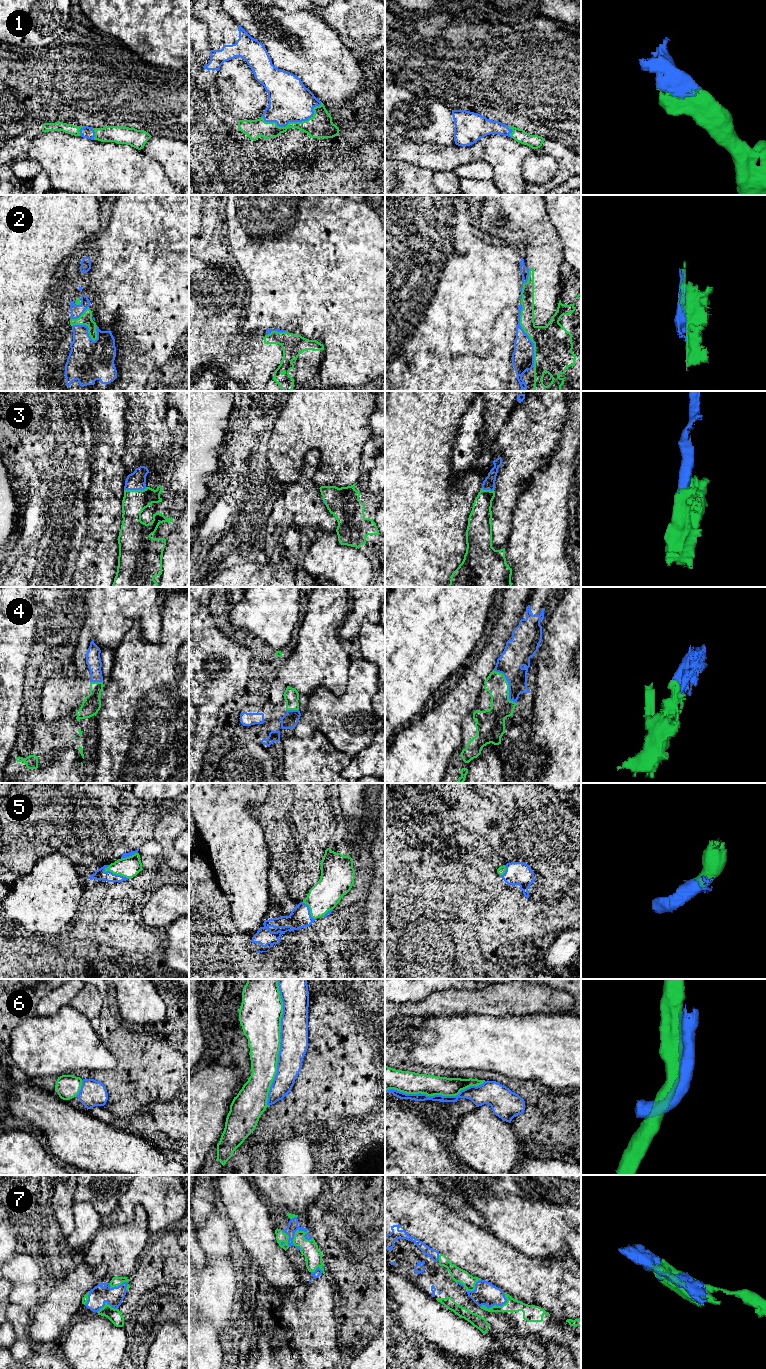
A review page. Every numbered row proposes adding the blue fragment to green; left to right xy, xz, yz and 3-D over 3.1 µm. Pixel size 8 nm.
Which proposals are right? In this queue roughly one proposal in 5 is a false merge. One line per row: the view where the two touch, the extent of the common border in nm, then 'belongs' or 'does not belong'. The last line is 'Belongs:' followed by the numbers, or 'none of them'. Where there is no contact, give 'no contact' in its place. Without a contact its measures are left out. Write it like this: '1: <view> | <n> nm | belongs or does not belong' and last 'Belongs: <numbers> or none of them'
1: xz | 500 nm | belongs
2: yz | 600 nm | belongs
3: xy | 190 nm | belongs
4: yz | 320 nm | belongs
5: xy | 220 nm | belongs
6: xz | 1000 nm | does not belong
7: xz | 180 nm | belongs
Belongs: 1, 2, 3, 4, 5, 7

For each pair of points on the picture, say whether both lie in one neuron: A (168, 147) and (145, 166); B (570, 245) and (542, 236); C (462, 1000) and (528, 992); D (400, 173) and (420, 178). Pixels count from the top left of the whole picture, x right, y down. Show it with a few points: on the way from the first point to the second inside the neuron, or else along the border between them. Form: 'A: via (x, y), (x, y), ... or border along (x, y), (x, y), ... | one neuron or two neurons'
A: border along (140, 150), (154, 159), (168, 176) | two neurons
B: border along (551, 221), (559, 238), (565, 261) | two neurons
C: via (478, 1000), (512, 998) | one neuron
D: via (405, 178), (415, 178) | one neuron

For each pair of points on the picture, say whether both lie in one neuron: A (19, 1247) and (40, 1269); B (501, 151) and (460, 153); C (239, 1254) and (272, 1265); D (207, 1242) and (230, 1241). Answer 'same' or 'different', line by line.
A: same
B: same
C: different
D: different

